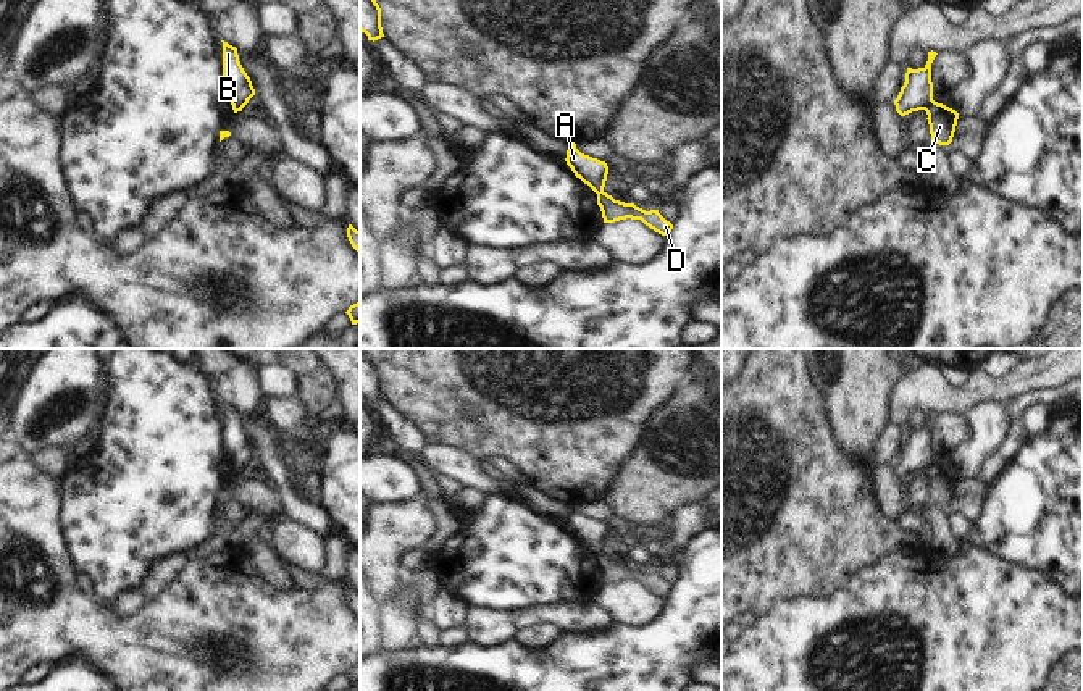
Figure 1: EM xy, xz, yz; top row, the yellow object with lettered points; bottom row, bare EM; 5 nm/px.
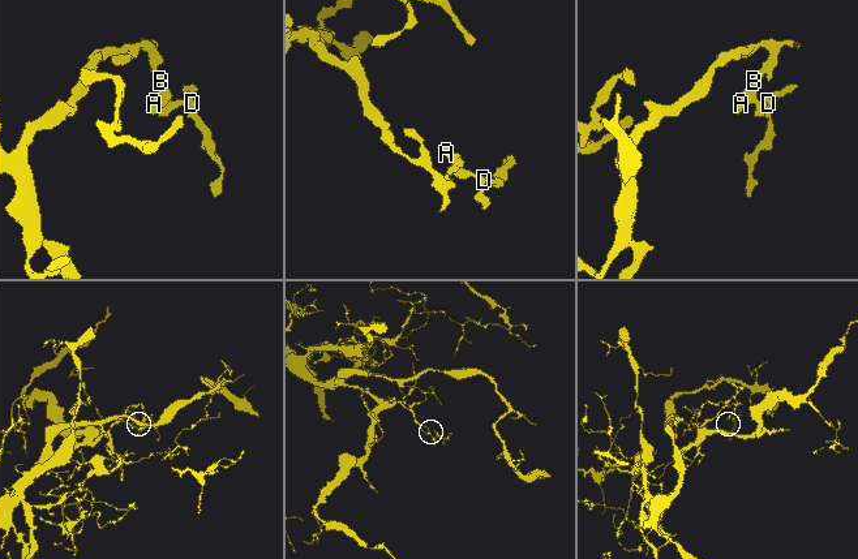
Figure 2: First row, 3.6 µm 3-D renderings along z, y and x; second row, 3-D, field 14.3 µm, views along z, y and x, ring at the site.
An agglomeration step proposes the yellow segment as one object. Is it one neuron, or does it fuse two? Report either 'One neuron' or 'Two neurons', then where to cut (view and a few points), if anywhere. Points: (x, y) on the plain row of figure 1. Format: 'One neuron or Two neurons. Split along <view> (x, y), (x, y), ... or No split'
Two neurons. Split along yz (933, 462), (924, 470).

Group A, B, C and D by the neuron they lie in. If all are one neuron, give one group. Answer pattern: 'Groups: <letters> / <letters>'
Groups: A B / C D.

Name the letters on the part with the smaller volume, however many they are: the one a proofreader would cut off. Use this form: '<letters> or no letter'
C, D.

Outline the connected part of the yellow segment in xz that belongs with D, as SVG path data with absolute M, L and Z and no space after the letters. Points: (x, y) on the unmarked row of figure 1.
M604 552L597 555L597 567L600 568L604 584L615 584L626 580L641 581L646 588L662 597L668 597L673 591L673 586L667 583L659 572L646 573L634 565L615 562Z

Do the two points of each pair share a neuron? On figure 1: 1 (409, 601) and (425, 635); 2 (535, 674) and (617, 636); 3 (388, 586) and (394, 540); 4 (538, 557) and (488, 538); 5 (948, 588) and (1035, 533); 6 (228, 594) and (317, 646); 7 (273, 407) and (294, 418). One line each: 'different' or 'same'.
1: different
2: same
3: same
4: same
5: different
6: same
7: same

